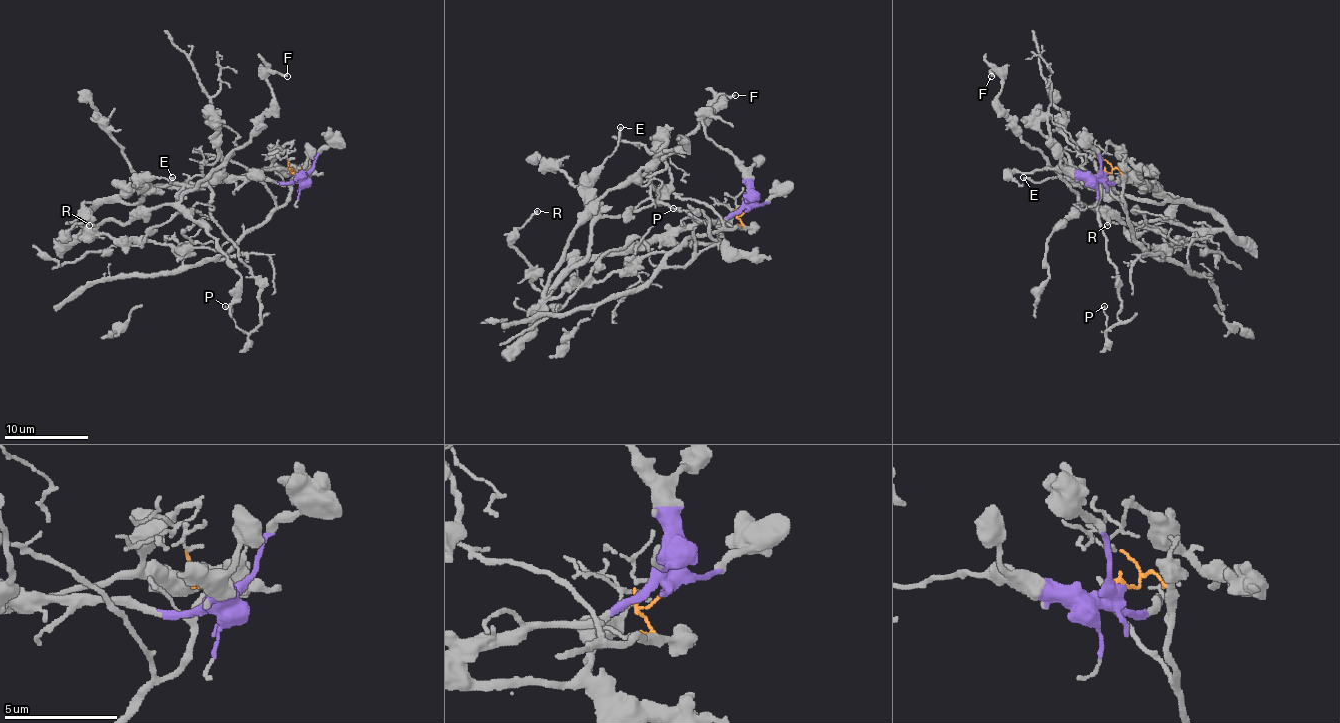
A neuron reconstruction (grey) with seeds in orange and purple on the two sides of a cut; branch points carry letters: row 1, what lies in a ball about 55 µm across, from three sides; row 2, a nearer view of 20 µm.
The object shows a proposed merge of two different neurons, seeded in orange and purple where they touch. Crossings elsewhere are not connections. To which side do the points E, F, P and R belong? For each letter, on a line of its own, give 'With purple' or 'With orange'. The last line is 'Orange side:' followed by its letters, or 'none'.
E: With purple
F: With purple
P: With purple
R: With purple
Orange side: none

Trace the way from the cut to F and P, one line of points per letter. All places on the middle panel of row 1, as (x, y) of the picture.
F: (749, 207), (570, 268), (600, 217), (659, 205), (659, 179), (629, 182), (720, 95), (734, 95)
P: (749, 207), (585, 255), (570, 268), (600, 217), (659, 200), (709, 221), (673, 209)

